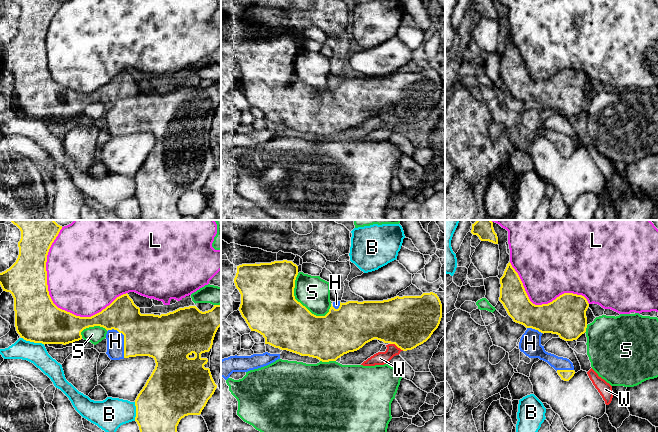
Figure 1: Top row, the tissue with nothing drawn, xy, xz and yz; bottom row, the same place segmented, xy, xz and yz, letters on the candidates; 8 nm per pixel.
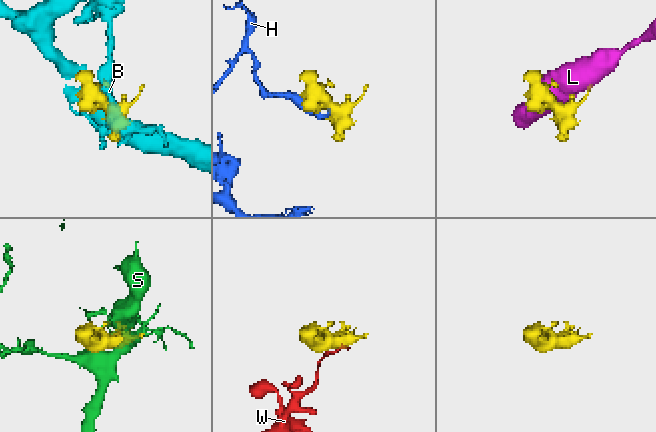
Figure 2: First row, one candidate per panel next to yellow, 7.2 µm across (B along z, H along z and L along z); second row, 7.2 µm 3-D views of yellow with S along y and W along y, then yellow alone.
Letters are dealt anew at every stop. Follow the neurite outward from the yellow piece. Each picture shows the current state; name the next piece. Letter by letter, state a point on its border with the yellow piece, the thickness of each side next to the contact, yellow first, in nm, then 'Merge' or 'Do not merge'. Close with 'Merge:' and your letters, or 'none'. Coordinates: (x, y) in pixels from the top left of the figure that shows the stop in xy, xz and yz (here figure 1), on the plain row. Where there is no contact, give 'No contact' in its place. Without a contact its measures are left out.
B: Touches yellow at xy (33, 117). Thickness 360 nm (yellow) against 170 nm. Do not merge
H: Touches yellow at xy (124, 115). Thickness 340 nm (yellow) against 140 nm. Merge
L: Touches yellow at xy (46, 59). Thickness 320 nm (yellow) against 480 nm. Do not merge
S: Touches yellow at xz (296, 76). Thickness 440 nm (yellow) against 260 nm. Do not merge
W: Touches yellow at xz (397, 122). Thickness 420 nm (yellow) against 110 nm. Do not merge
Merge: H

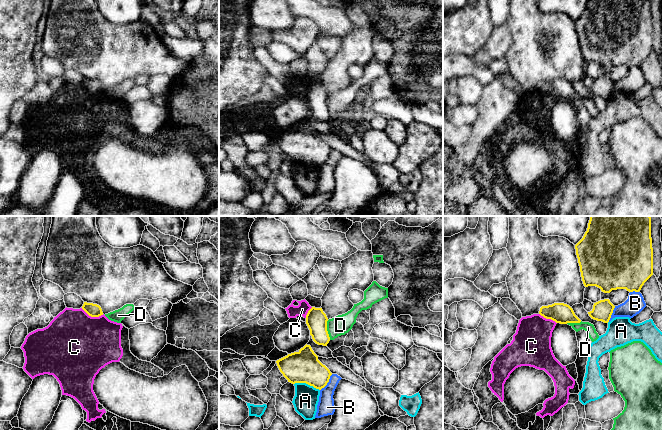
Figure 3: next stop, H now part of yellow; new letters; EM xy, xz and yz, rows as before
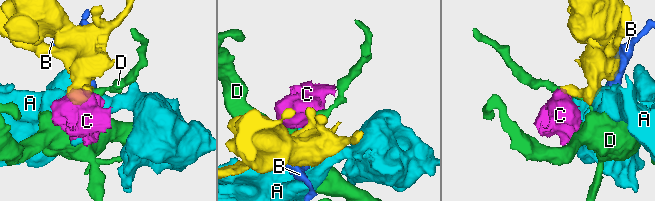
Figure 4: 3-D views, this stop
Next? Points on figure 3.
A: Touches yellow at xz (307, 159). Thickness 260 nm (yellow) against 200 nm. Do not merge
B: Touches yellow at xz (328, 157). Thickness 260 nm (yellow) against 140 nm. Do not merge
C: Touches yellow at xy (92, 92). Thickness 110 nm (yellow) against 500 nm. Do not merge
D: Touches yellow at xz (326, 106). Thickness 170 nm (yellow) against 160 nm. Do not merge
Merge: none

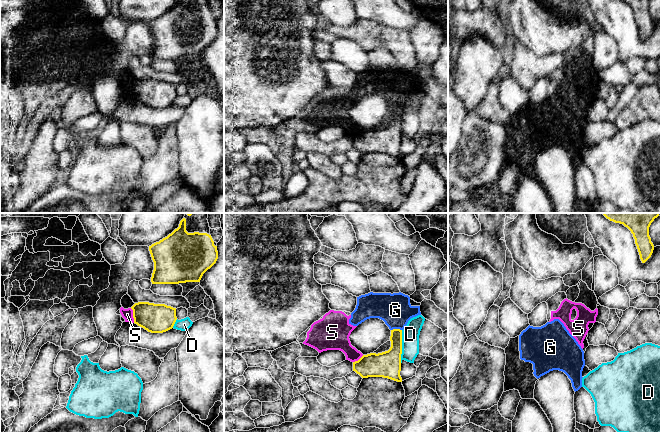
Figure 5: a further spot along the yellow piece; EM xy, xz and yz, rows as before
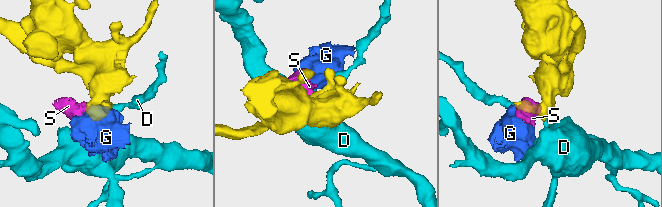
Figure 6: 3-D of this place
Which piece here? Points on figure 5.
D: Touches yellow at xz (401, 122). Thickness 220 nm (yellow) against 140 nm. Do not merge
G: Touches yellow at xz (396, 105). Thickness 160 nm (yellow) against 260 nm. Do not merge
S: Touches yellow at xy (133, 91). Thickness 240 nm (yellow) against 90 nm. Do not merge
Merge: none

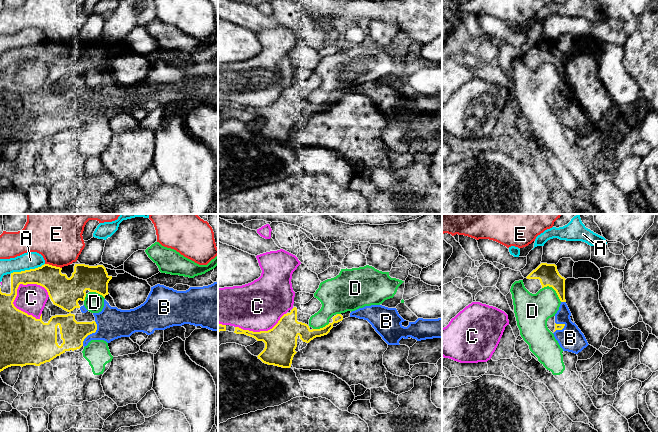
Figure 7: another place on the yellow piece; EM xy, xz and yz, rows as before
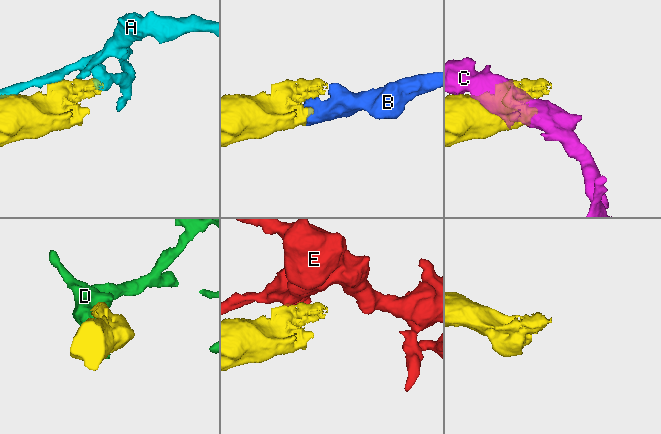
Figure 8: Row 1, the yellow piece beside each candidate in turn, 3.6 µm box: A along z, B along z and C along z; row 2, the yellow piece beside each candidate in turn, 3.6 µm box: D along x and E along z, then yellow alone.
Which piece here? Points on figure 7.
A: Touches yellow at xy (27, 46). Thickness 190 nm (yellow) against 140 nm. Do not merge
B: Touches yellow at xy (91, 109). Thickness 200 nm (yellow) against 260 nm. Merge
C: Touches yellow at xy (15, 83). Thickness 360 nm (yellow) against 240 nm. Do not merge
D: Touches yellow at yz (554, 65). Thickness 160 nm (yellow) against 280 nm. Do not merge
E: Touches yellow at xy (53, 42). Thickness 240 nm (yellow) against 340 nm. Do not merge
Merge: B

